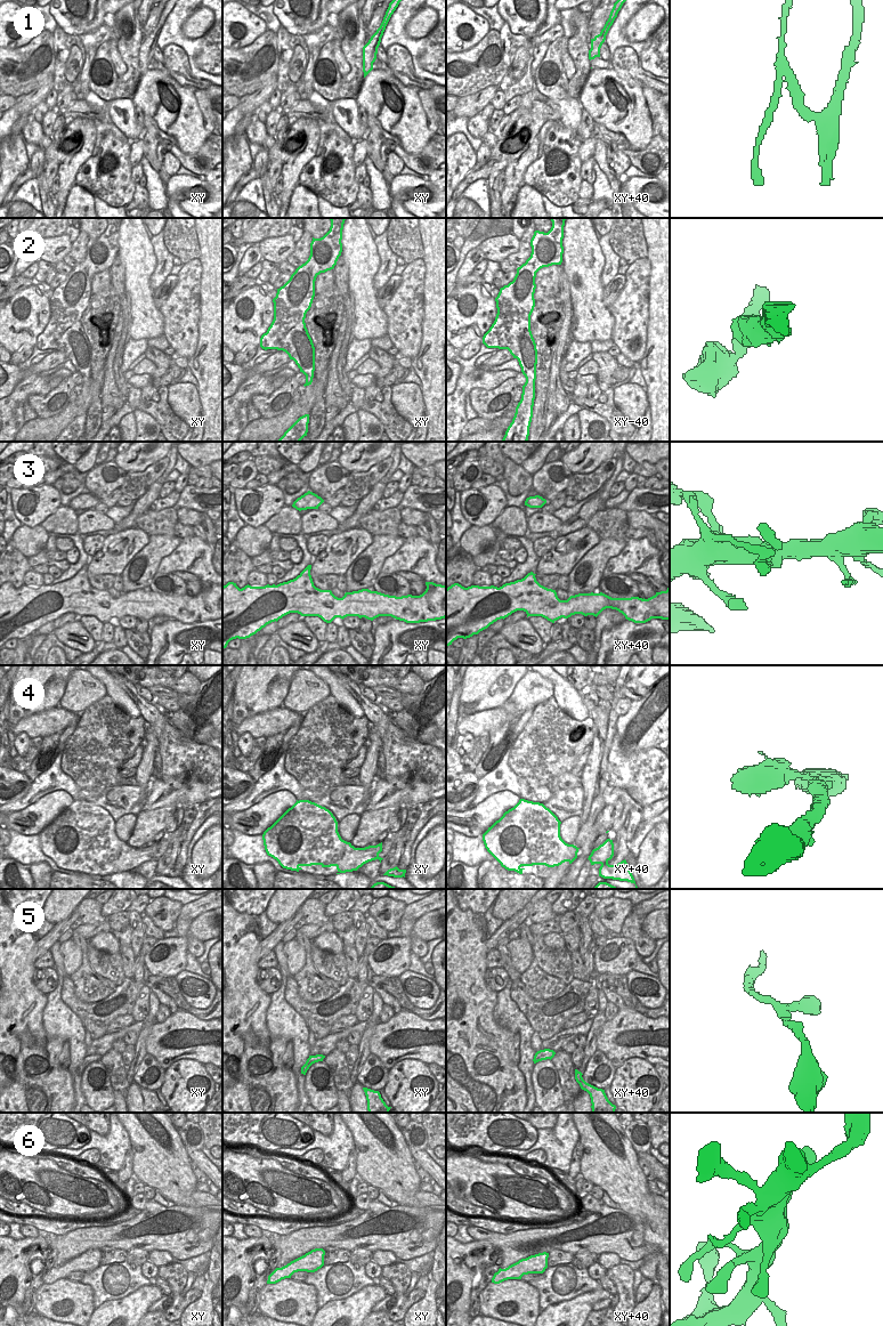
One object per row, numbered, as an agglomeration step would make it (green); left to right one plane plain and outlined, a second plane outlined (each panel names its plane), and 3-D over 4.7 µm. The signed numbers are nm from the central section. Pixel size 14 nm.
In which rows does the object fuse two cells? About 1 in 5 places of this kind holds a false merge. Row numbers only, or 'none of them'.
1, 4

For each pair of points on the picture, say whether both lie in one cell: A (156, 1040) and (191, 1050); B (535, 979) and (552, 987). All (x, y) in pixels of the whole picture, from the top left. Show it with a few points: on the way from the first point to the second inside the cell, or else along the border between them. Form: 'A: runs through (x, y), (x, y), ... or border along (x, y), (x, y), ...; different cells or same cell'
A: runs through (163, 1048), (181, 1049); same cell
B: runs through (540, 984), (548, 986); same cell

